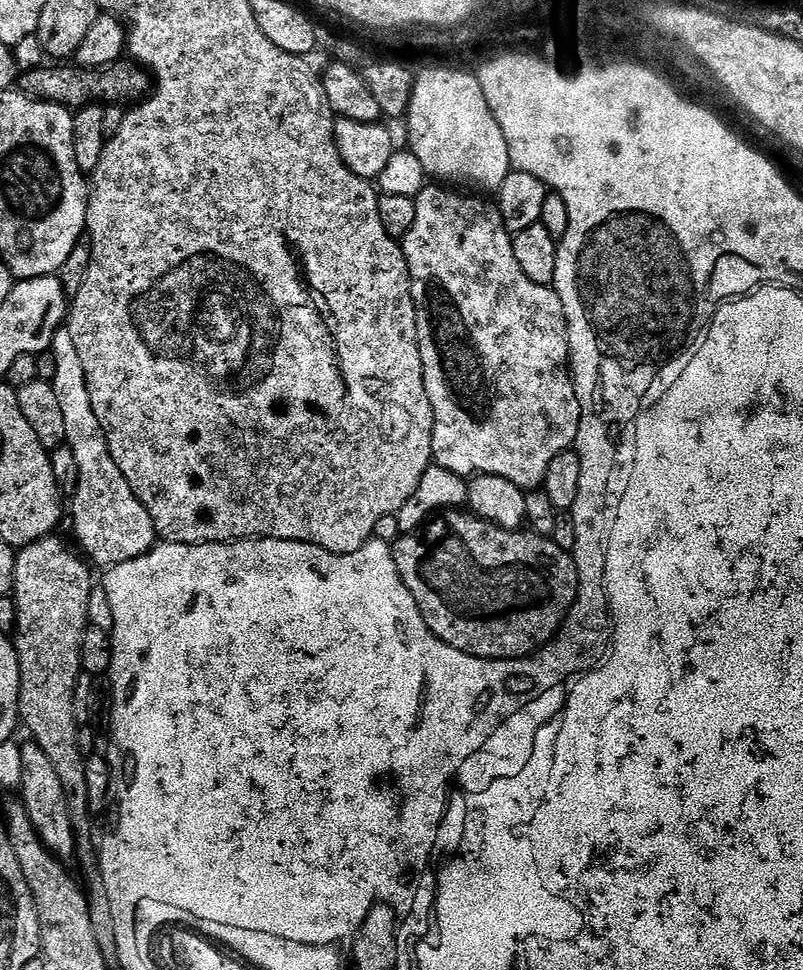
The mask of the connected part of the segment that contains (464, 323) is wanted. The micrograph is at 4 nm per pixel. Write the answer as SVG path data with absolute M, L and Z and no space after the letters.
M425 186L414 198L416 217L410 234L402 241L404 257L412 279L412 297L416 303L416 321L420 327L420 353L424 367L426 394L434 410L434 434L432 435L432 459L435 467L445 468L454 474L471 478L474 476L497 476L514 482L514 486L525 490L536 490L543 485L550 470L550 462L558 454L569 451L575 445L580 426L580 402L576 398L574 377L569 371L570 353L568 350L568 319L555 287L530 282L514 258L513 233L502 222L502 214L495 203L487 204L487 199L476 194L447 192L447 187Z

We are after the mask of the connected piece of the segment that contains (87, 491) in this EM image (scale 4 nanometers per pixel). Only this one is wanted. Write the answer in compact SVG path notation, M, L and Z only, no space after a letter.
M66 330L57 332L50 352L57 359L54 383L58 402L62 402L62 418L66 418L66 444L74 450L74 458L78 458L80 467L78 490L70 500L70 520L72 516L76 536L80 539L79 547L93 565L111 566L130 562L146 554L157 543L156 523L110 454L106 433L98 414L94 412L86 370L82 370L82 358L78 356L74 338Z

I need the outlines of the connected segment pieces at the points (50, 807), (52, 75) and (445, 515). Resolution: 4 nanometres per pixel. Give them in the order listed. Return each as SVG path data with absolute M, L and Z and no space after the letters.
M35 742L25 743L21 747L22 754L22 778L18 785L21 792L22 803L30 814L30 820L34 822L34 828L42 838L46 847L61 858L75 857L76 850L76 827L72 824L70 806L66 802L66 790L62 781L58 779L58 773L54 770L54 762L50 760Z
M121 62L107 70L71 66L45 66L38 70L23 73L18 80L19 91L34 100L45 100L51 104L61 104L69 110L85 108L87 104L127 105L129 102L140 102L153 91L154 80L145 69L135 62Z
M445 510L439 513L428 521L422 532L423 536L424 540L419 540L421 537L416 534L401 535L392 545L394 566L398 566L398 574L402 582L406 582L406 590L410 590L414 602L418 602L426 626L430 626L430 630L443 644L449 644L454 646L454 650L462 650L462 654L477 656L483 660L522 660L525 656L537 655L540 649L556 639L557 632L564 625L564 619L572 614L572 607L580 589L580 572L576 568L576 560L572 557L572 553L562 550L562 546L558 546L555 539L545 539L531 530L511 532L486 522L480 516L473 516L468 510Z

